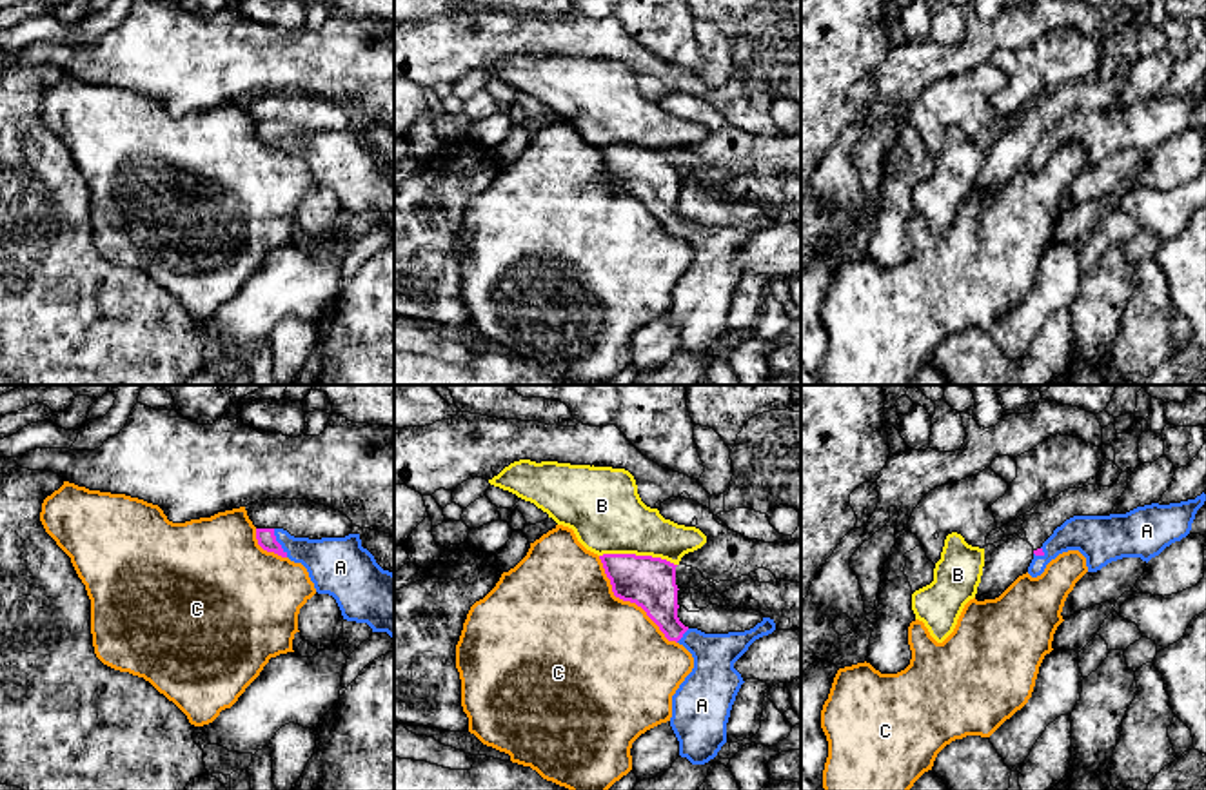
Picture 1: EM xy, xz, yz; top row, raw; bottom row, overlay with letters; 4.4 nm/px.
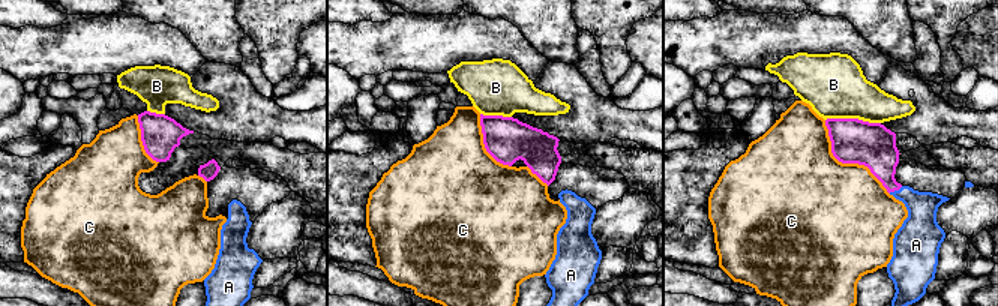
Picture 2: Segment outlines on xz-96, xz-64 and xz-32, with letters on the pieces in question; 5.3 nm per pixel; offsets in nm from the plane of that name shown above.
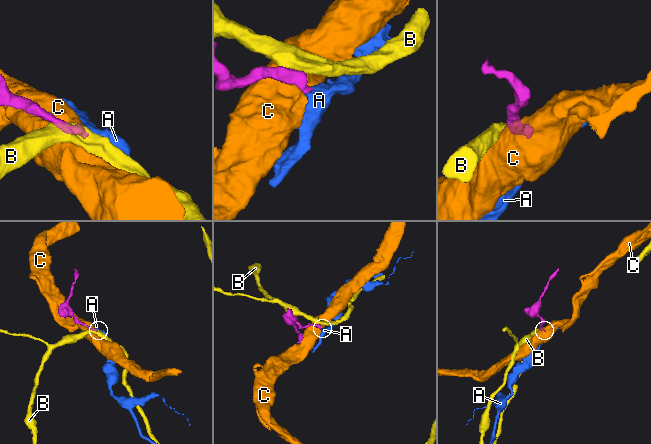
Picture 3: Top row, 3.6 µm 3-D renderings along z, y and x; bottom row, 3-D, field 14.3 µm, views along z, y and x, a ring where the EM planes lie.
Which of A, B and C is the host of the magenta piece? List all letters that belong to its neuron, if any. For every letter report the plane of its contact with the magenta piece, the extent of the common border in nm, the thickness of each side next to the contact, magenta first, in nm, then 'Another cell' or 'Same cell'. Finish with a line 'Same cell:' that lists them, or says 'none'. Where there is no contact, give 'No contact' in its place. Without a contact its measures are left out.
A: Touches magenta in xy. Shared border 140 nm. Thickness 80 nm (magenta) against 220 nm. Same cell
B: Touches magenta in xz. Shared border 340 nm. Thickness 220 nm (magenta) against 320 nm. Another cell
C: Touches magenta in xz. Shared border 500 nm. Thickness 220 nm (magenta) against 480 nm. Another cell
Same cell: A

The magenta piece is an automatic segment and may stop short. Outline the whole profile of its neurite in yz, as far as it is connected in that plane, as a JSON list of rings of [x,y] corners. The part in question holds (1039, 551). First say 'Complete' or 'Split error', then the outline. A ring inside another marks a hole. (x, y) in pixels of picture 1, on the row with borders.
Split error. [[[1206,494],[1170,505],[1144,505],[1126,514],[1073,516],[1033,550],[1028,574],[1037,578],[1059,554],[1079,550],[1088,572],[1097,572],[1122,558],[1150,561],[1166,547],[1186,538]]]

